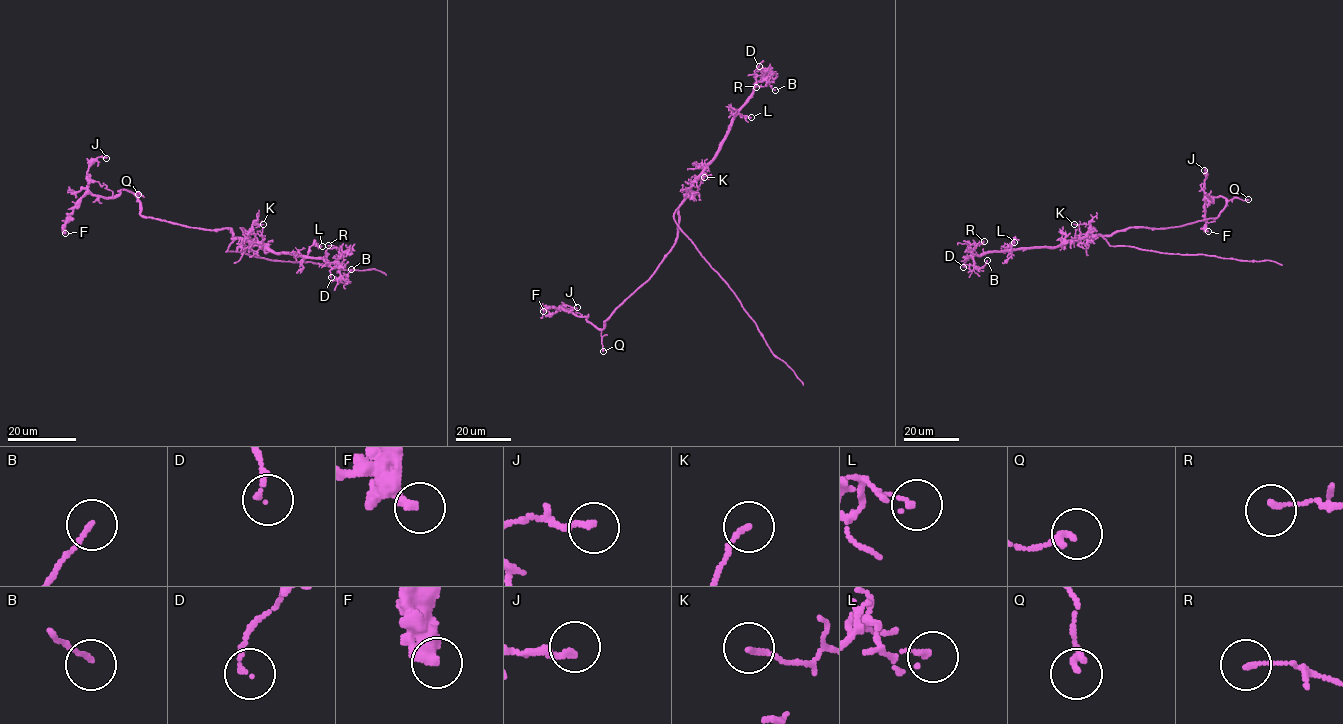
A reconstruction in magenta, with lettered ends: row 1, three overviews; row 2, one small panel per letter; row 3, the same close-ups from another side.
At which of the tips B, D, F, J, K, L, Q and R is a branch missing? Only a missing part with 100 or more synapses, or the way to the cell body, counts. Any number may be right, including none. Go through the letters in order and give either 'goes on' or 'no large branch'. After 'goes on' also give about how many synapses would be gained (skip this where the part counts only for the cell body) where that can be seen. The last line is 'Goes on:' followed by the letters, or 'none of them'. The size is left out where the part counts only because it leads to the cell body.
B: no large branch
D: no large branch
F: no large branch
J: no large branch
K: no large branch
L: no large branch
Q: no large branch
R: no large branch
Goes on: none of them

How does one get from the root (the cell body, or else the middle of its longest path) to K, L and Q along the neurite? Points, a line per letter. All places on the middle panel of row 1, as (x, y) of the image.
K: (678, 218), (679, 204), (690, 190), (697, 191), (704, 177)
L: (678, 218), (679, 204), (686, 191), (715, 156), (731, 120), (738, 113), (751, 117)
Q: (678, 218), (677, 239), (672, 250), (656, 271), (604, 321), (600, 335), (603, 351)

